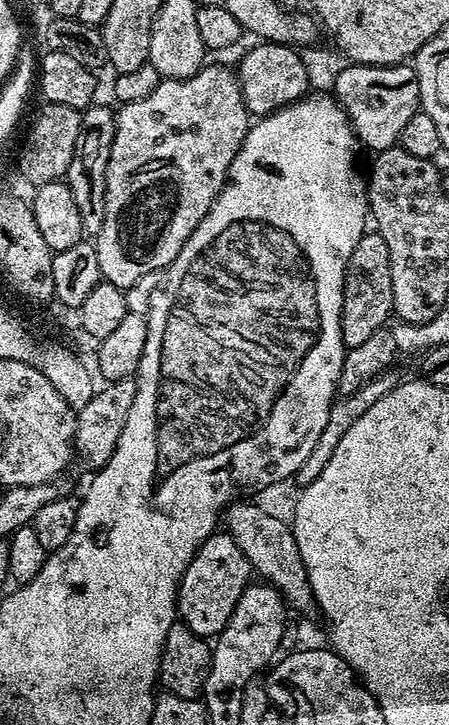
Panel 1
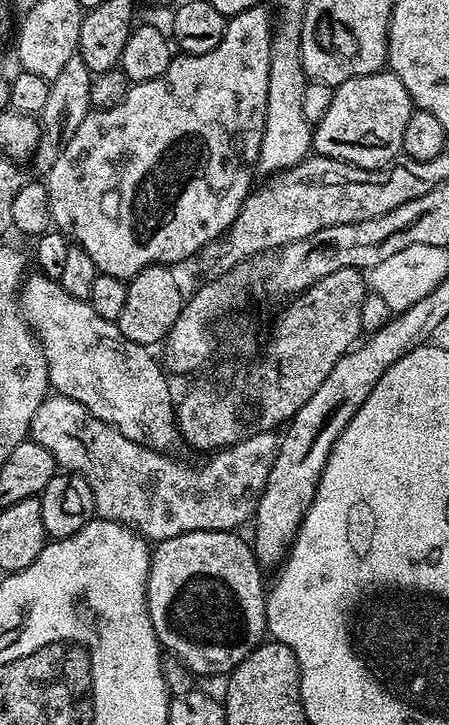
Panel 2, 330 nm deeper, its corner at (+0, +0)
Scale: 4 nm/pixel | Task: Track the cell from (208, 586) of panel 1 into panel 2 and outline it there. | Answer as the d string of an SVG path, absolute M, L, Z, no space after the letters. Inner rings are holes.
M235 531L230 532L191 532L190 534L178 534L174 538L170 538L169 540L159 541L151 549L152 553L152 561L150 562L150 566L148 567L148 613L150 614L150 622L154 626L154 634L156 635L156 639L160 641L161 649L165 653L176 656L182 661L182 663L191 670L193 674L197 677L200 676L220 676L223 677L225 674L230 674L233 672L237 666L244 661L244 659L251 654L251 652L259 646L259 644L265 639L266 629L268 626L268 619L266 618L266 583L264 584L264 576L260 571L262 571L262 565L259 560L256 559L256 553L254 551L253 545L251 543L248 544L243 540L242 537L236 536Z

